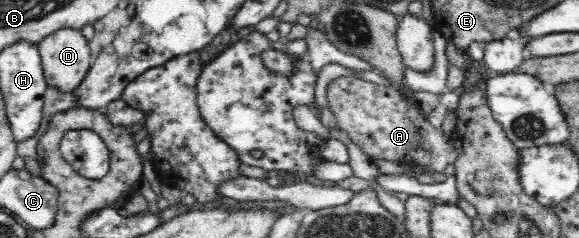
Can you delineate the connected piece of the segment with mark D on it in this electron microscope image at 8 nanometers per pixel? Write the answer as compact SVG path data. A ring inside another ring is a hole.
M81 29L55 30L39 45L46 84L71 92L84 80L89 71L92 54Z

